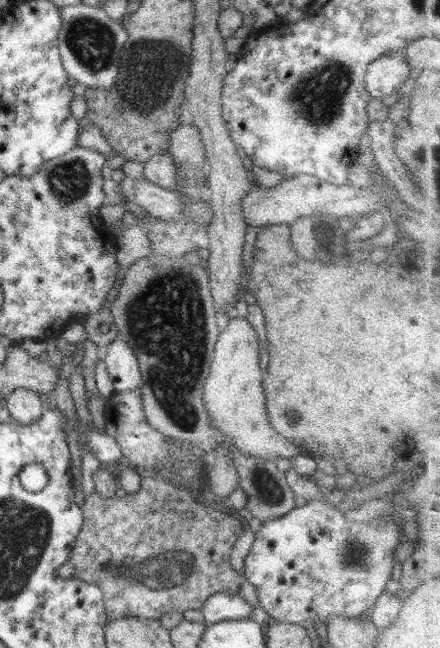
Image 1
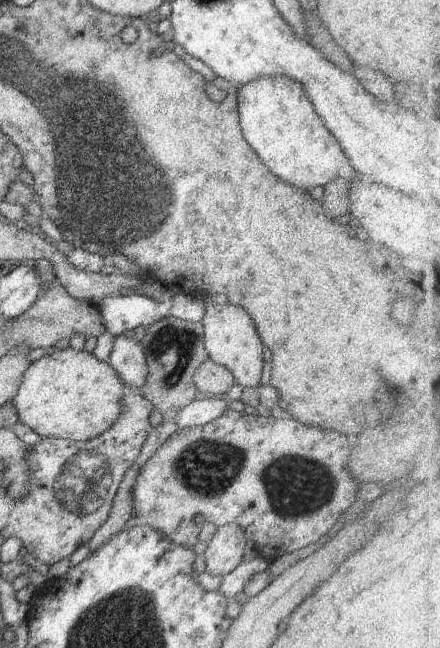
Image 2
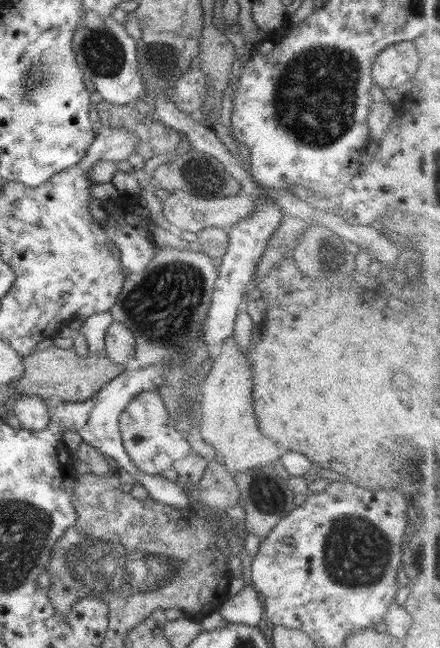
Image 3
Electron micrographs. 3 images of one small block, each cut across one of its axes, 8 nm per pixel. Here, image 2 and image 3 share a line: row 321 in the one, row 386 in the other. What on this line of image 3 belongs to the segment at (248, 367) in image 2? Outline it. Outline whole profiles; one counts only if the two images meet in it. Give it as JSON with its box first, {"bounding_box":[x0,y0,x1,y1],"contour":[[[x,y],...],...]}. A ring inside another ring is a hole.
{"bounding_box":[199,338,282,477],"contour":[[[226,338],[201,384],[199,396],[200,436],[216,450],[216,459],[235,477],[246,470],[275,464],[282,453],[270,438],[262,434],[258,420],[254,418],[250,398],[254,382],[248,362],[247,354],[236,348],[236,338]]]}

